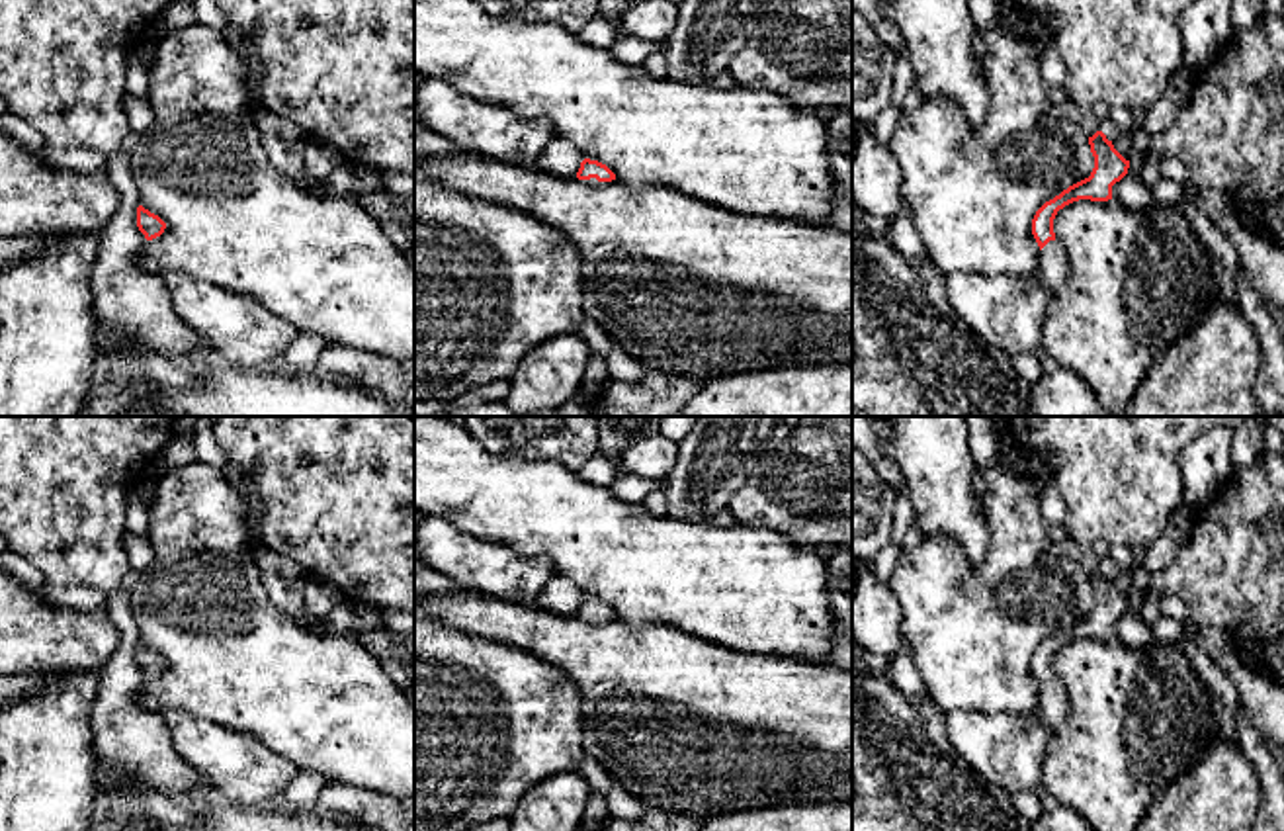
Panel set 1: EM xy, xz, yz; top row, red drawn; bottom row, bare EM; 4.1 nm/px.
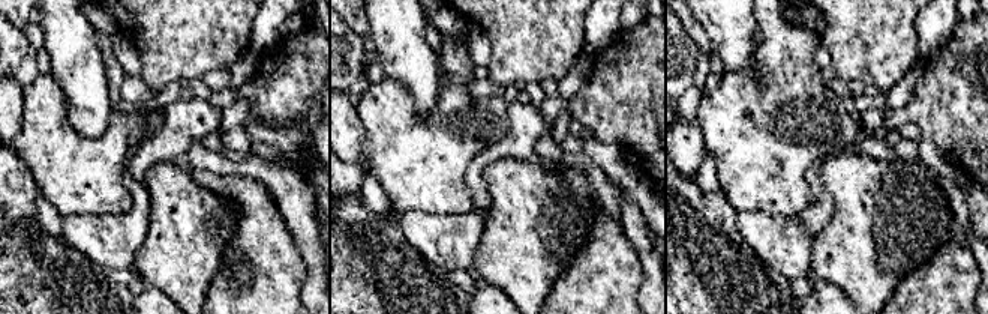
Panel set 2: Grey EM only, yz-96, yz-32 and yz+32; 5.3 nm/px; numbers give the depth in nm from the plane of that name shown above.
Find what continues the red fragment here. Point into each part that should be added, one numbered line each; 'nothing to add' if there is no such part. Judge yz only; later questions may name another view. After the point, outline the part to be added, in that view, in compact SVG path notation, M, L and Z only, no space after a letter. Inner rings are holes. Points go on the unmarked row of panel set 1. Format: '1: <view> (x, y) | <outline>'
1: yz (1052, 708) | M1049 678L1040 692L1040 702L1034 716L1044 723L1046 731L1051 735L1067 718L1067 692L1063 690L1059 678Z

